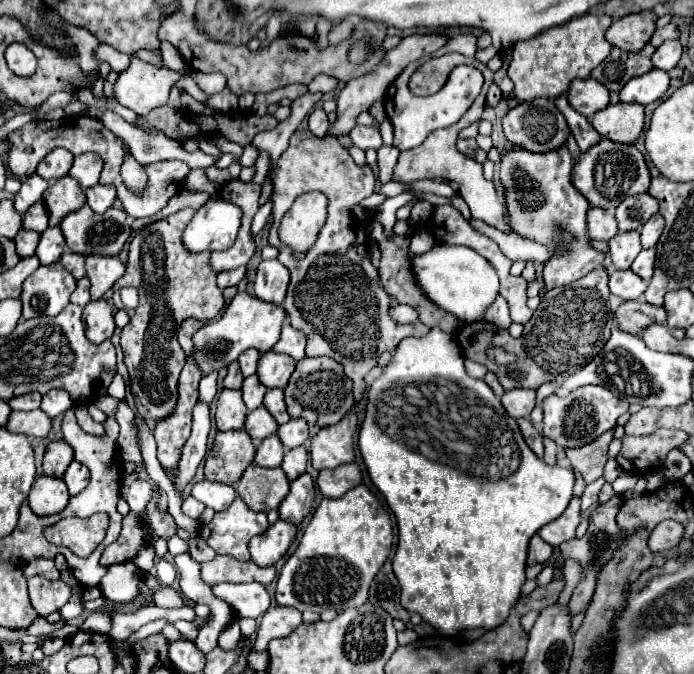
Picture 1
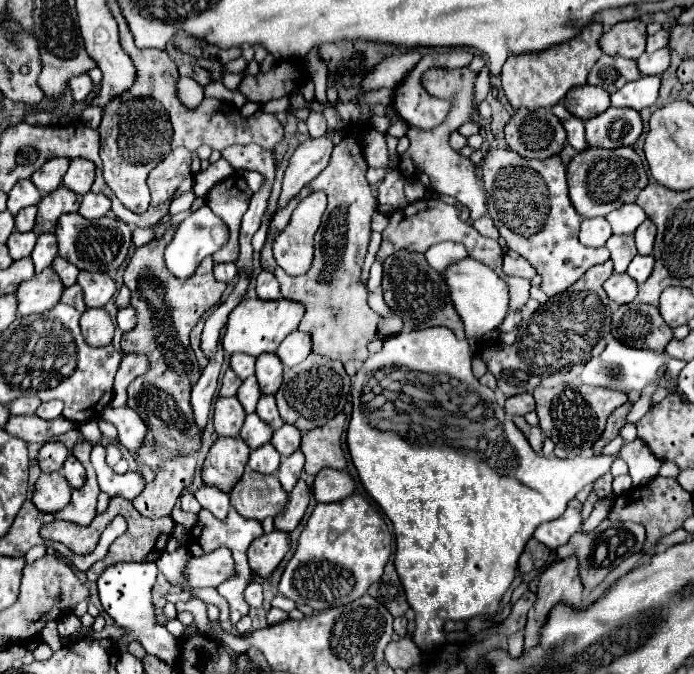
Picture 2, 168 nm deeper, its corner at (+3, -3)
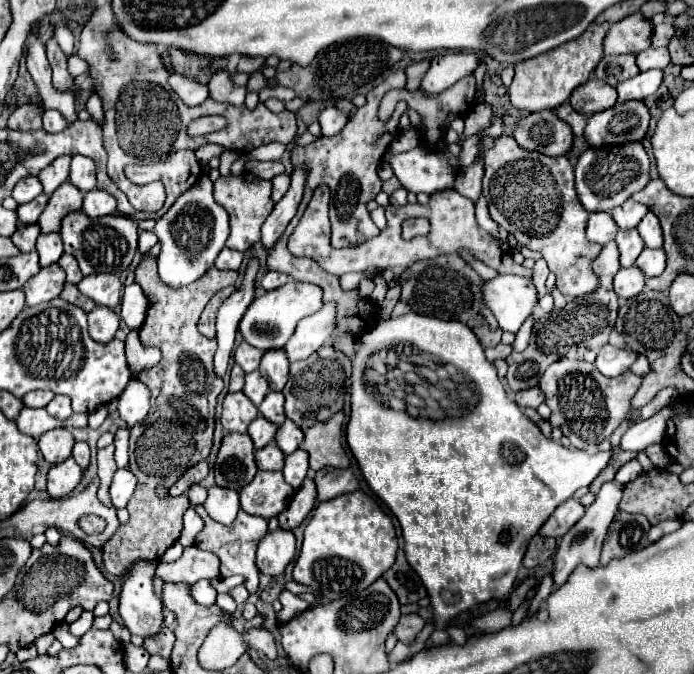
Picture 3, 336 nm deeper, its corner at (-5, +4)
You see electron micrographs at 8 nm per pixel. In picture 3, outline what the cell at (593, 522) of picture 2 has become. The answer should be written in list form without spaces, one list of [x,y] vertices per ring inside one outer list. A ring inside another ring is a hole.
[[[607,482],[601,486],[595,502],[587,508],[585,516],[561,538],[561,544],[557,546],[557,554],[553,558],[553,588],[559,588],[567,582],[569,574],[579,566],[585,564],[587,568],[597,568],[599,566],[599,554],[601,554],[601,544],[605,538],[605,532],[617,512],[617,504],[621,500],[623,486],[619,482]]]

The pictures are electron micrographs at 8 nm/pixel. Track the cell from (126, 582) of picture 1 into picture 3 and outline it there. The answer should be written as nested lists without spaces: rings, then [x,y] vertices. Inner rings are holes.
[[[137,562],[123,576],[119,594],[119,614],[131,634],[149,638],[163,628],[163,602],[153,590],[157,562]]]

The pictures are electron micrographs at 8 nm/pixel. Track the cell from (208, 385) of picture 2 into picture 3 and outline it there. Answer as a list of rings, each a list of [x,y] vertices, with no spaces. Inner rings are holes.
[[[251,256],[249,264],[245,268],[241,286],[233,292],[233,296],[229,296],[221,304],[221,308],[217,312],[217,344],[219,344],[219,348],[215,352],[215,372],[219,378],[223,378],[227,372],[229,356],[235,346],[235,334],[237,334],[239,320],[243,318],[245,310],[249,308],[249,304],[255,298],[257,274],[259,274],[259,260],[257,260],[257,256]]]

